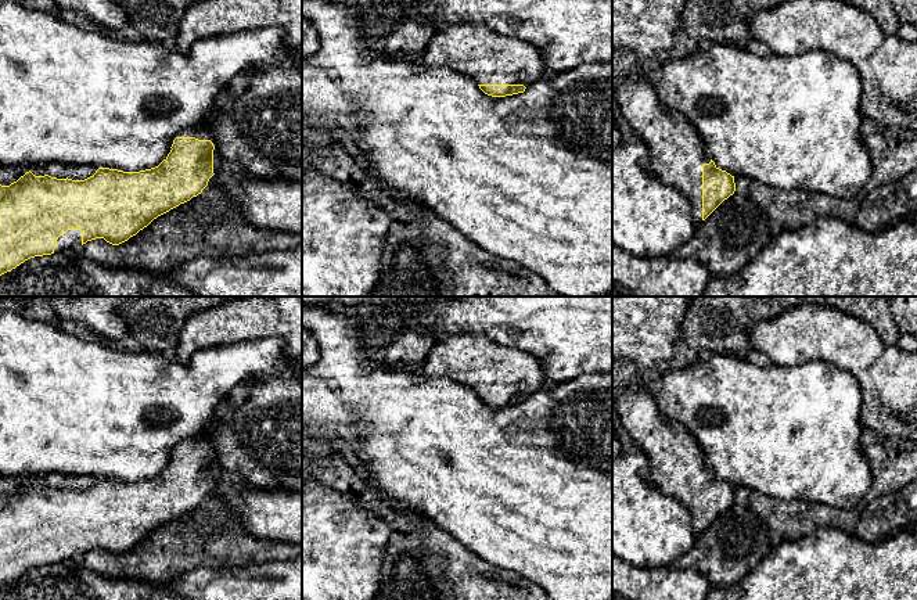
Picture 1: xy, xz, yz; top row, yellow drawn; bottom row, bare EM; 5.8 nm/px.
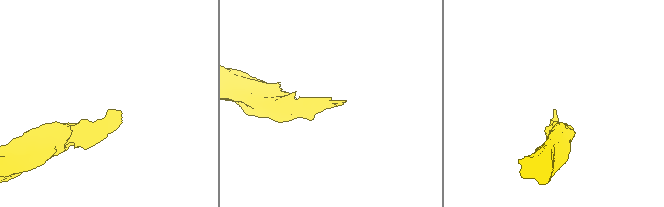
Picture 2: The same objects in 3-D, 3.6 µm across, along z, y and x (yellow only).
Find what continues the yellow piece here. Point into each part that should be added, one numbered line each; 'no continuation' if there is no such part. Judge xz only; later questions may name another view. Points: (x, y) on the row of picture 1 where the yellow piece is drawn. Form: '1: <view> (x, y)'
1: xz (474, 50)

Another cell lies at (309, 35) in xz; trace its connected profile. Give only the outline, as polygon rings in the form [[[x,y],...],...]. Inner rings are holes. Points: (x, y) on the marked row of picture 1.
[[[302,19],[302,61],[319,51],[319,33],[310,21]]]

